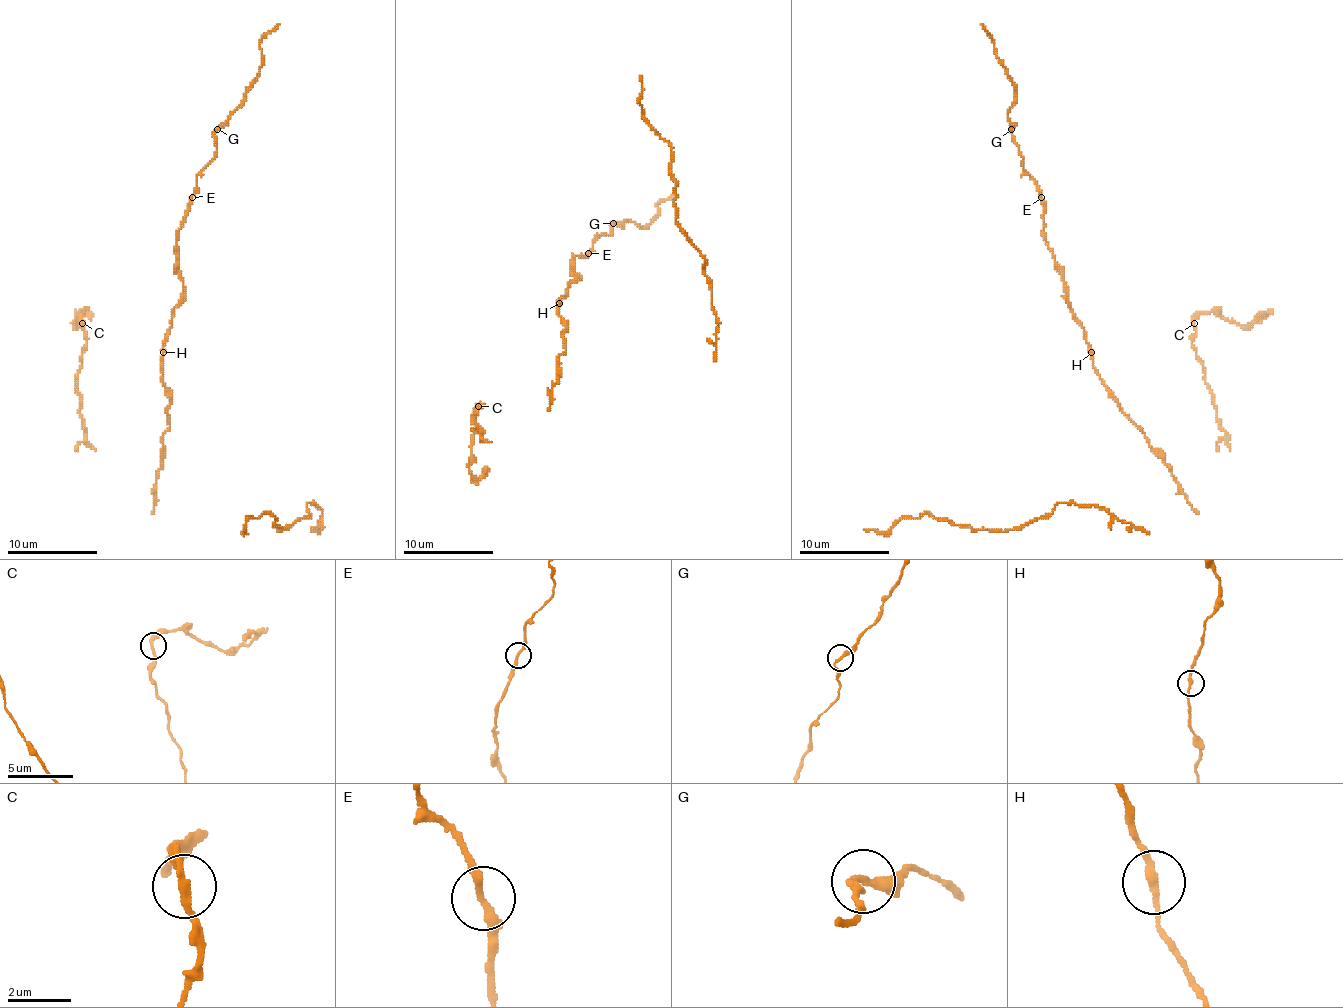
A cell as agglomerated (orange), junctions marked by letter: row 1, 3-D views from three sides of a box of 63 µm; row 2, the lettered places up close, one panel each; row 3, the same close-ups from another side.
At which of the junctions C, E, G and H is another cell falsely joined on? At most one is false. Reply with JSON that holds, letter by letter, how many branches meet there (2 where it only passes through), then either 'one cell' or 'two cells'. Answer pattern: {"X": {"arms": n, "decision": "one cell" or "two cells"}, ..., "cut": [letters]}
{"C": {"arms": 2, "decision": "one cell"}, "E": {"arms": 2, "decision": "one cell"}, "G": {"arms": 2, "decision": "one cell"}, "H": {"arms": 2, "decision": "one cell"}, "cut": []}

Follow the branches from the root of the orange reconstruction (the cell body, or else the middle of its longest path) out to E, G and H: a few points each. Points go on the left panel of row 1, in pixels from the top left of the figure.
E: (163, 437), (169, 426), (163, 345), (183, 291), (176, 233), (192, 197)
G: (163, 437), (169, 426), (163, 345), (183, 291), (176, 233), (196, 188), (196, 175), (217, 152), (217, 130)
H: (163, 437), (169, 426), (169, 390), (163, 383), (163, 352)

